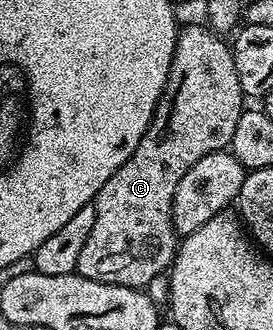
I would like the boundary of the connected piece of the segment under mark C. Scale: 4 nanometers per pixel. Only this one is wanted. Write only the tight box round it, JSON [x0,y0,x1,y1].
[77,23,244,289]

